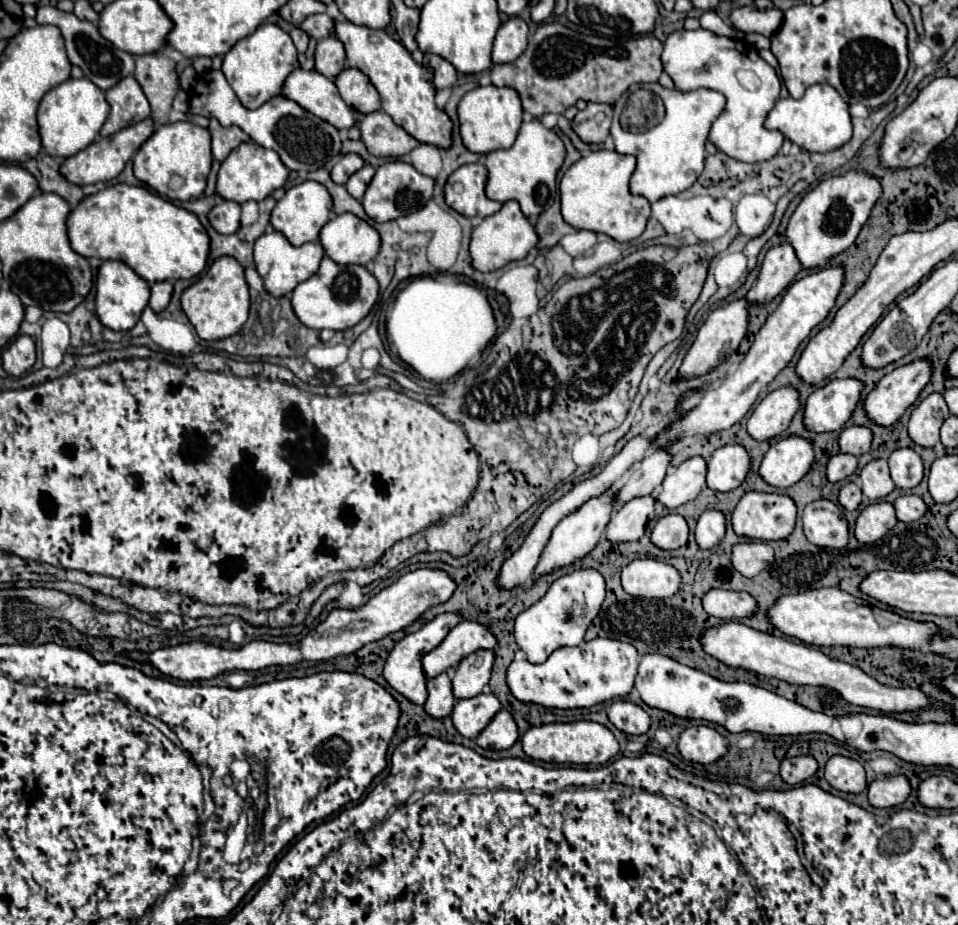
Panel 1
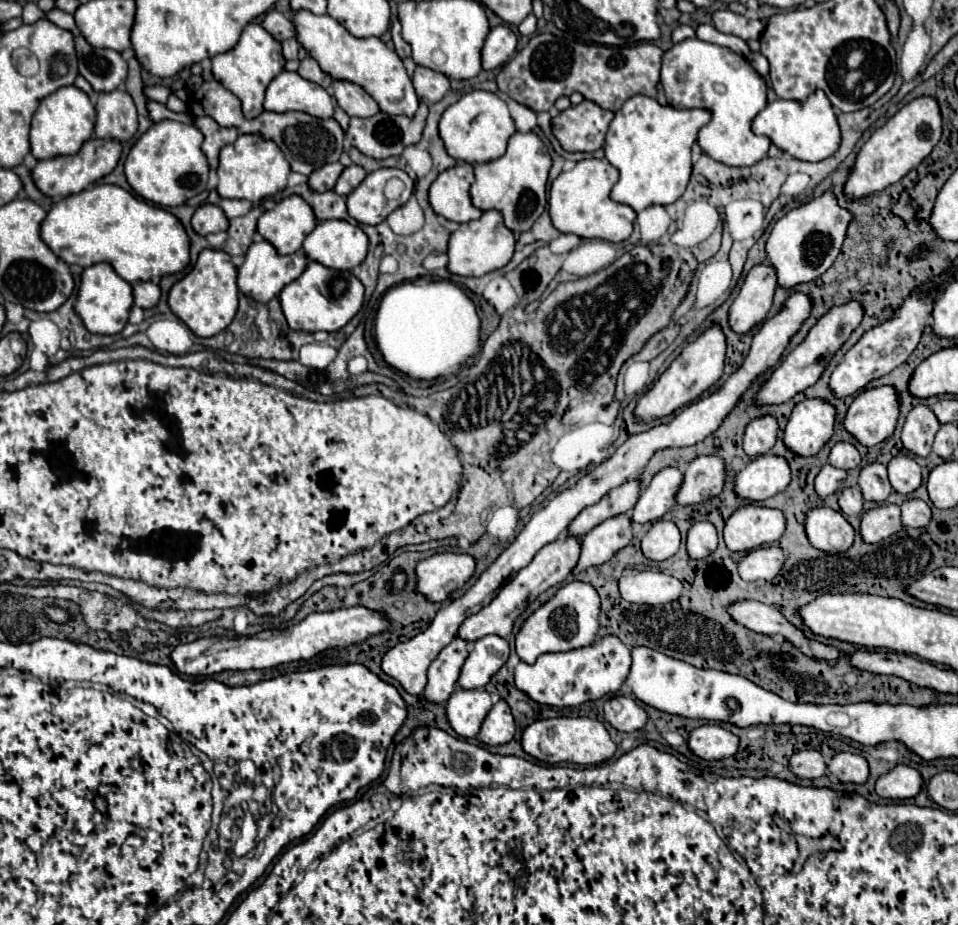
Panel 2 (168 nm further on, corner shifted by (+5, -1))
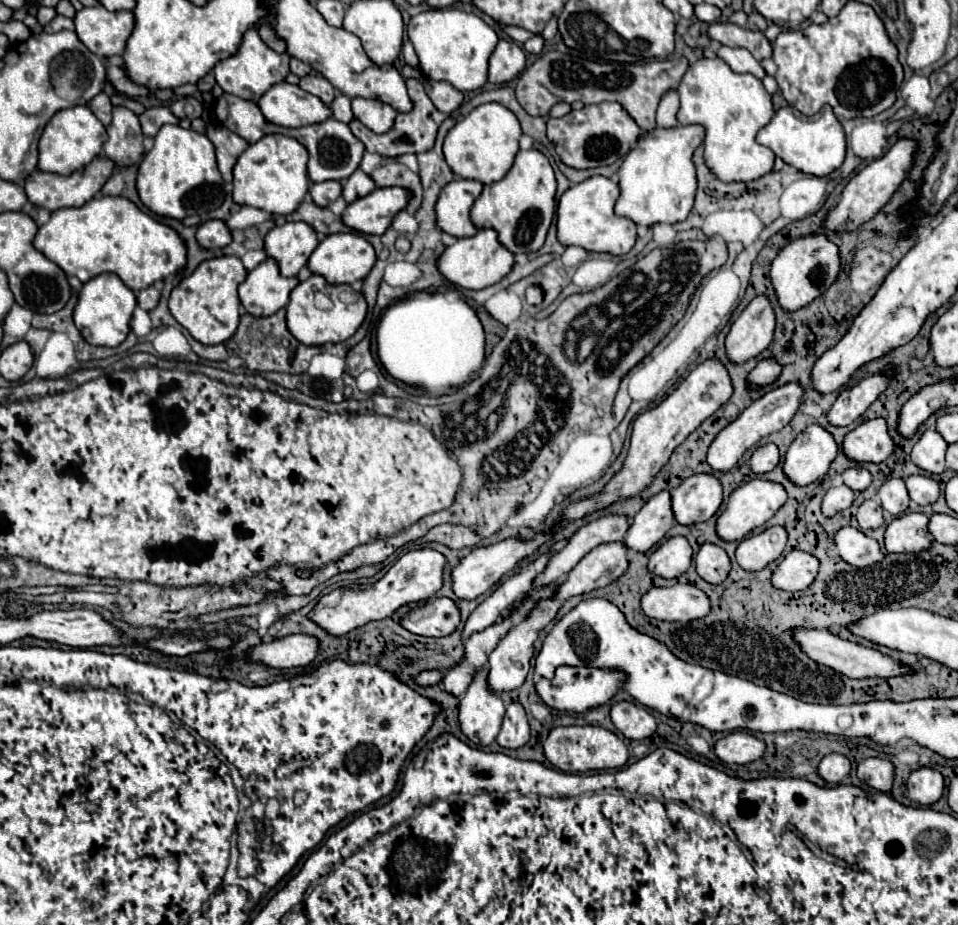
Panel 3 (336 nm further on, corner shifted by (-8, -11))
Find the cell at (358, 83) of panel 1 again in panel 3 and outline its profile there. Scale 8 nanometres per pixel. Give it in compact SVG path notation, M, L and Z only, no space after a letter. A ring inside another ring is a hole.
M353 98L351 100L353 106L353 114L359 122L363 122L369 130L383 134L393 126L393 120L397 116L397 112L379 100L367 100L367 98Z

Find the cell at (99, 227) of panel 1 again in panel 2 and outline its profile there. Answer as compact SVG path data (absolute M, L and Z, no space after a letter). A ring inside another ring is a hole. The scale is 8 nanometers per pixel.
M94 184L86 190L82 190L80 194L66 196L60 202L52 204L46 218L40 224L40 238L66 264L70 264L70 266L78 264L82 268L88 268L92 264L106 262L116 270L116 274L120 278L124 278L130 284L180 272L190 262L188 236L186 236L182 224L178 222L178 218L172 216L170 212L162 210L160 206L148 204L146 200L132 196L130 192L126 192L124 188L114 186L114 184Z

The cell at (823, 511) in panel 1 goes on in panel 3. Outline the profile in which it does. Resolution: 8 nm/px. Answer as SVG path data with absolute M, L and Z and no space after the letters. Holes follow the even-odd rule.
M845 526L835 534L835 548L847 564L857 568L871 566L883 558L877 540L853 526Z

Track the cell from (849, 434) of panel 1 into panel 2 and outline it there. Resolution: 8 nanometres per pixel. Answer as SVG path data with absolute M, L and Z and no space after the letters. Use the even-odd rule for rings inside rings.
M838 442L832 450L830 450L830 464L834 468L840 470L852 470L860 464L860 454L858 450L850 444L850 442Z

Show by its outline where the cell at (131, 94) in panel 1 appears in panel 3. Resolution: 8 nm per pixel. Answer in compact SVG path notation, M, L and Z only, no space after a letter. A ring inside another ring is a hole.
M113 106L113 122L107 128L107 142L103 144L105 156L119 166L137 164L143 156L143 132L135 112L125 106Z

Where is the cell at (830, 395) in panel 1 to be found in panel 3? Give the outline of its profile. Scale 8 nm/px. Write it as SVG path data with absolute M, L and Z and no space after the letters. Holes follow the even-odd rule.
M811 424L789 446L783 472L797 486L807 486L827 474L837 452L839 446L833 434L819 424Z

